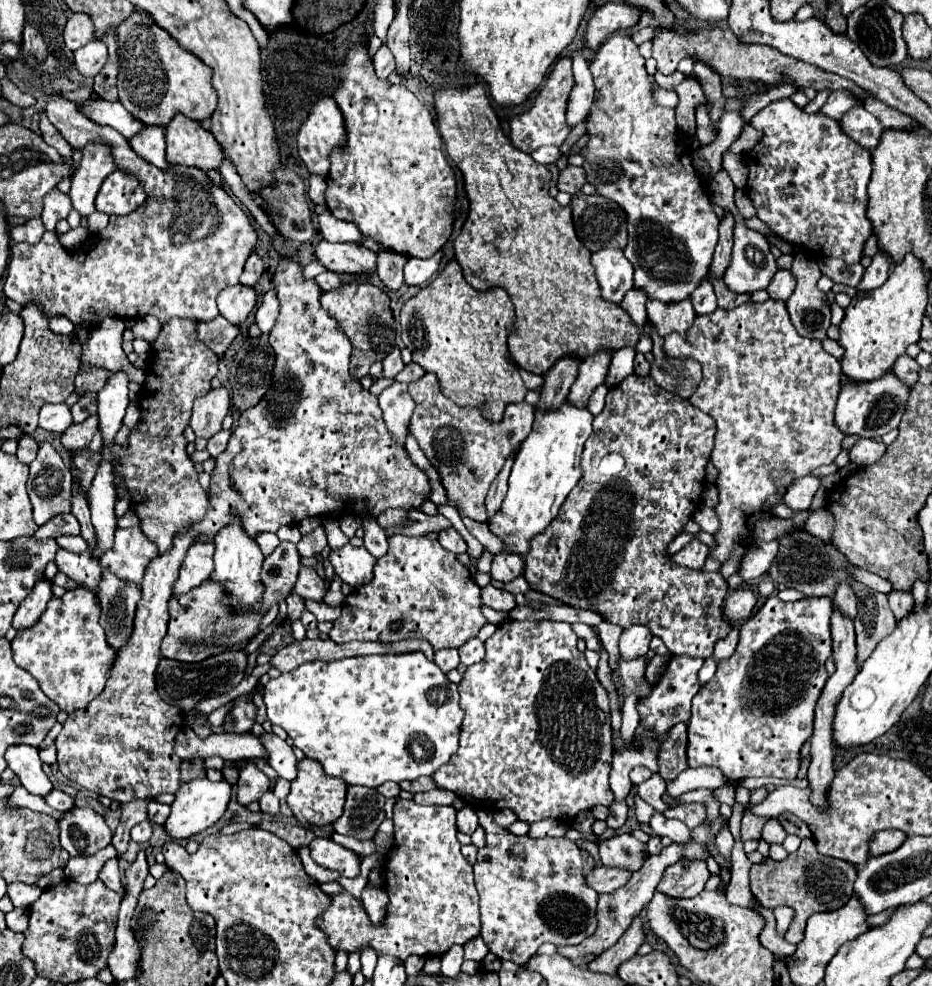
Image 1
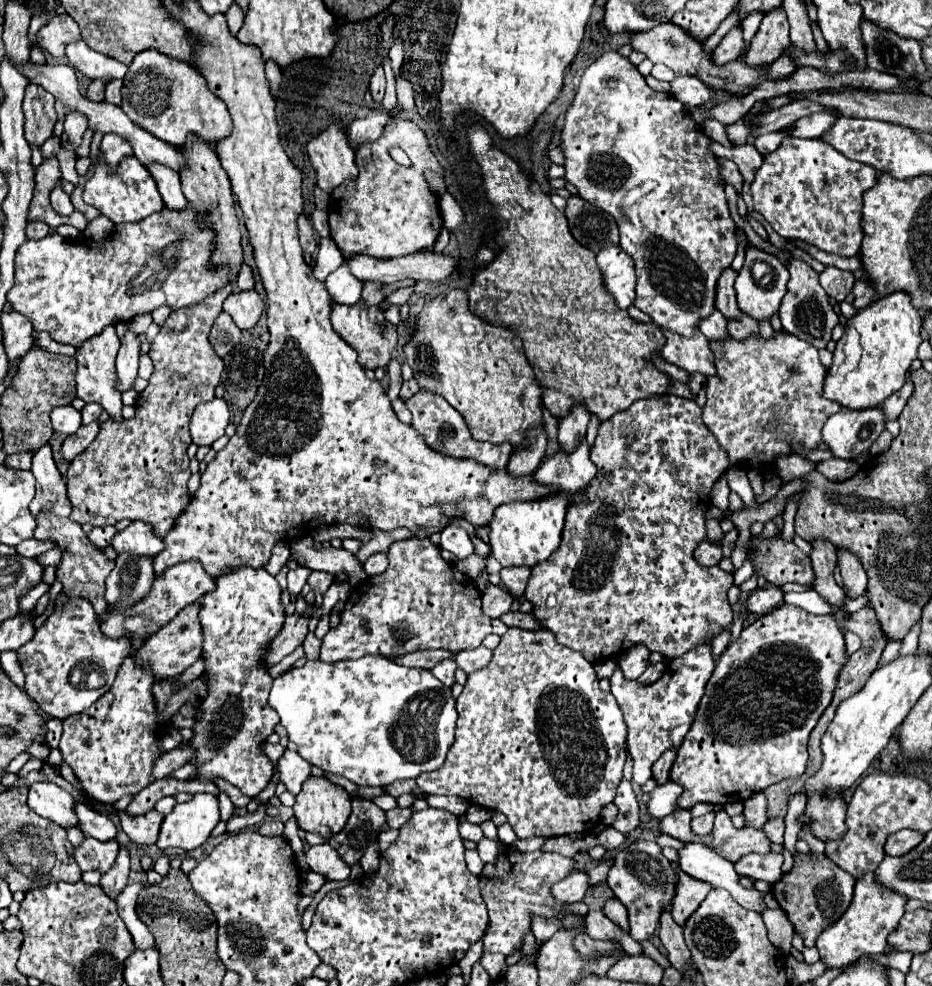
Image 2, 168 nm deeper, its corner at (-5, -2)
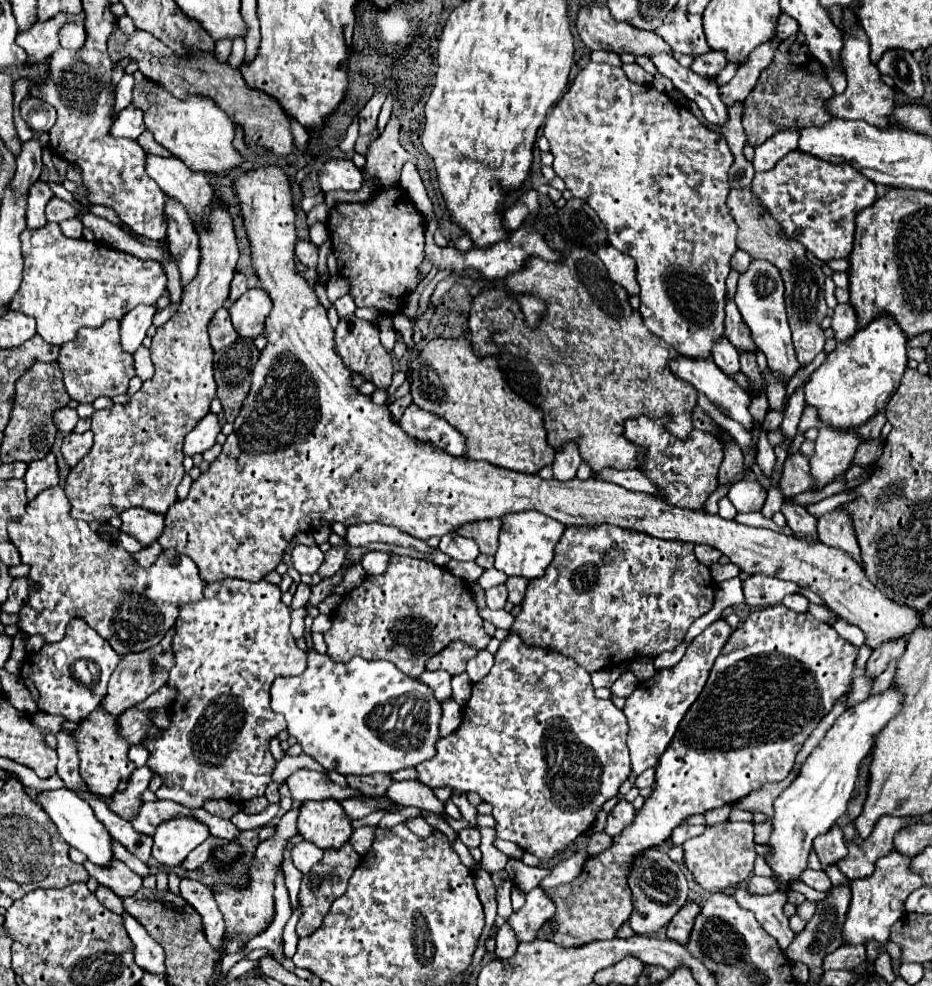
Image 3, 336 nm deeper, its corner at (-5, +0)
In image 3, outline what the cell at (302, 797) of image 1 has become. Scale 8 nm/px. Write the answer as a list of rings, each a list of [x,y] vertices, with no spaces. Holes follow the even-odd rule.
[[[335,799],[305,801],[297,829],[305,841],[315,843],[319,849],[341,849],[353,833],[351,821]]]

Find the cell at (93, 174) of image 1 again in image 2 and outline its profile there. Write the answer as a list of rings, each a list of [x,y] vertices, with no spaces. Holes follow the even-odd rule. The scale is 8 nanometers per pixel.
[[[107,133],[103,139],[101,139],[101,145],[99,145],[99,151],[101,151],[101,159],[103,163],[115,171],[115,167],[119,167],[121,159],[127,159],[127,157],[133,157],[133,149],[129,147],[129,143],[115,135],[115,133]]]

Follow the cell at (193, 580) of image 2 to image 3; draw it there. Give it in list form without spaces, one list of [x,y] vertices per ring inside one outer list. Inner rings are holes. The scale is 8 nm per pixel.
[[[63,487],[43,489],[33,501],[27,503],[25,515],[9,523],[9,541],[21,553],[21,563],[29,565],[29,599],[19,611],[17,627],[27,635],[41,635],[45,643],[57,643],[65,635],[65,627],[73,617],[81,617],[91,629],[95,629],[113,649],[123,657],[127,653],[139,653],[157,645],[173,627],[179,607],[177,603],[191,603],[203,597],[205,581],[199,577],[197,565],[175,549],[163,549],[157,561],[149,567],[139,567],[133,557],[95,533],[85,521],[77,521],[69,515],[71,505],[63,493]]]

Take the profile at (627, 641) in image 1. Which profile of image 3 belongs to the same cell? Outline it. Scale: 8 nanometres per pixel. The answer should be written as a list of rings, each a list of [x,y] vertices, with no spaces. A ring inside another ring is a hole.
[[[623,669],[621,677],[611,685],[611,695],[613,697],[629,697],[629,693],[633,693],[633,689],[637,687],[637,679],[631,671]]]

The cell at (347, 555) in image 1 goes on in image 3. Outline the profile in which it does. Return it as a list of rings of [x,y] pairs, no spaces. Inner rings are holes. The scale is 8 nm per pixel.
[[[297,545],[297,547],[293,549],[291,557],[293,557],[295,569],[297,569],[299,573],[309,573],[309,575],[317,573],[319,565],[323,563],[323,551],[321,551],[317,545],[313,545],[313,547]]]

